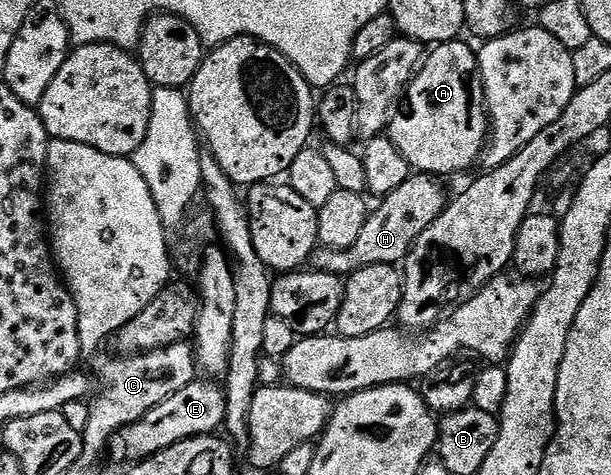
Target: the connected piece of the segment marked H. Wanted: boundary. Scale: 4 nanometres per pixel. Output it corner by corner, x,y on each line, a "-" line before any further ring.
412,174
407,181
393,194
382,197
379,204
374,205
373,211
368,215
364,228
348,248
325,248
318,247
309,261
310,267
316,272
331,272
337,277
346,278
352,272
361,270
365,266
377,266
378,264
402,265
403,261
411,252
411,247
437,222
437,218
449,203
449,195
443,189
442,179
426,174

